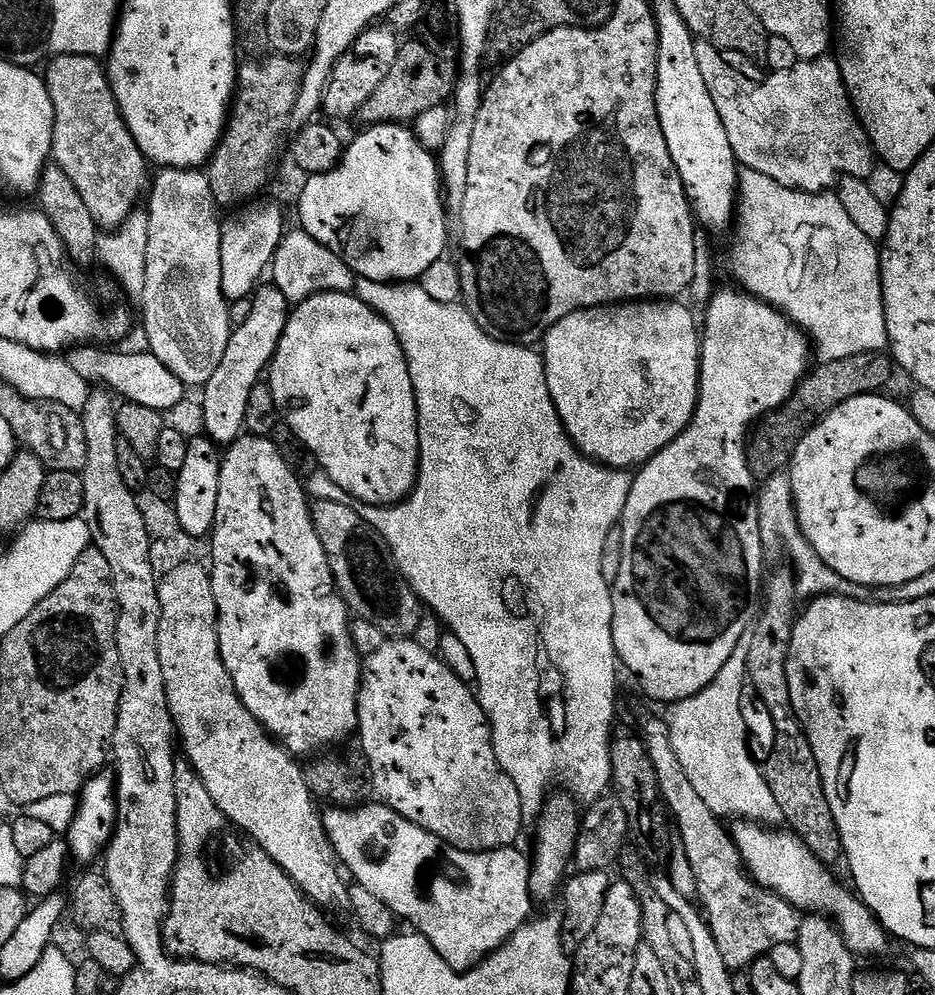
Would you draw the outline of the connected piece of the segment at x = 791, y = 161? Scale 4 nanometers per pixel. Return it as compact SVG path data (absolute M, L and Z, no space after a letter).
M705 40L696 41L694 58L698 58L698 70L706 81L706 90L710 90L710 98L714 98L714 106L718 106L718 118L726 126L726 138L730 138L730 146L744 168L766 174L766 178L774 178L774 182L797 192L827 192L846 176L870 175L874 167L872 143L852 107L839 63L830 57L825 54L816 60L800 60L790 70L771 73L768 81L757 82L742 78L742 74L726 66L721 49Z

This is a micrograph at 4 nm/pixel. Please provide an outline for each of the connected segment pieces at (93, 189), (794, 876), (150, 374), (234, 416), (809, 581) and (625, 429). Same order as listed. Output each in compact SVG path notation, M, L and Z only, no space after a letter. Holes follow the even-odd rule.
M56 56L53 61L46 71L56 115L51 159L66 170L90 214L94 214L96 225L115 230L126 222L149 191L149 161L138 150L138 142L134 142L134 134L130 134L122 118L105 65L94 56Z
M742 820L733 825L730 831L736 842L736 849L744 859L745 869L763 888L769 888L774 894L790 902L793 908L800 909L801 913L819 914L831 918L840 929L846 946L857 957L876 956L879 952L887 950L890 937L875 914L868 909L863 900L858 898L855 891L847 892L832 877L833 869L823 864L795 832L773 831L771 827L758 824L754 820Z
M76 346L67 353L66 359L89 386L103 386L121 401L150 406L150 410L158 410L162 414L168 414L171 408L176 408L183 402L185 384L150 351L132 352L129 356L116 351L120 350L105 350L100 346Z
M264 282L257 287L247 305L248 313L244 321L232 329L229 346L218 365L218 370L202 387L204 393L204 429L203 435L217 446L231 446L240 439L246 422L246 406L250 402L250 390L261 383L272 363L278 342L286 328L290 315L290 305L286 294L278 290L271 282Z
M787 471L776 472L773 476L763 481L758 492L758 503L760 506L760 531L765 537L777 536L784 552L788 555L787 563L794 573L796 580L797 597L815 598L818 596L845 596L851 600L868 600L869 589L863 588L861 584L850 582L842 578L822 558L818 558L818 550L810 546L800 528L800 519L796 517L796 499L792 493L792 481ZM792 563L792 564L791 564Z
M675 299L670 300L638 300L622 304L606 304L602 308L583 308L558 322L542 341L542 355L545 364L546 385L550 390L550 398L558 410L558 418L572 440L572 445L589 460L603 464L605 468L636 470L653 460L654 457L688 429L692 415L696 413L696 403L700 397L700 341L701 329L698 327L698 316L695 316L686 305Z

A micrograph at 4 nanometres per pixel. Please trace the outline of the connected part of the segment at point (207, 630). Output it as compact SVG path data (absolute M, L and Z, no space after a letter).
M204 564L182 565L159 577L158 584L158 658L162 658L168 709L183 759L202 778L225 821L233 820L248 832L249 841L265 852L313 904L324 910L343 909L348 903L349 885L340 877L338 857L328 841L324 817L321 809L316 809L304 768L296 765L299 763L292 753L280 747L242 706L220 661L219 616L209 569Z

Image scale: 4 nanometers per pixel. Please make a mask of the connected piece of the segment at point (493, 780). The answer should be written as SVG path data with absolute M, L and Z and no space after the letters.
M392 638L378 650L378 654L370 654L362 664L362 679L360 681L360 718L358 721L358 741L363 755L368 760L368 768L372 772L372 786L375 795L388 807L394 809L402 818L422 826L430 834L442 838L450 846L463 852L493 852L499 848L510 848L517 843L520 831L526 827L522 814L522 798L518 798L518 786L510 782L510 778L501 770L494 754L492 745L492 729L488 726L488 719L482 710L476 693L465 681L459 680L448 665L440 659L439 655L427 652L412 638Z

